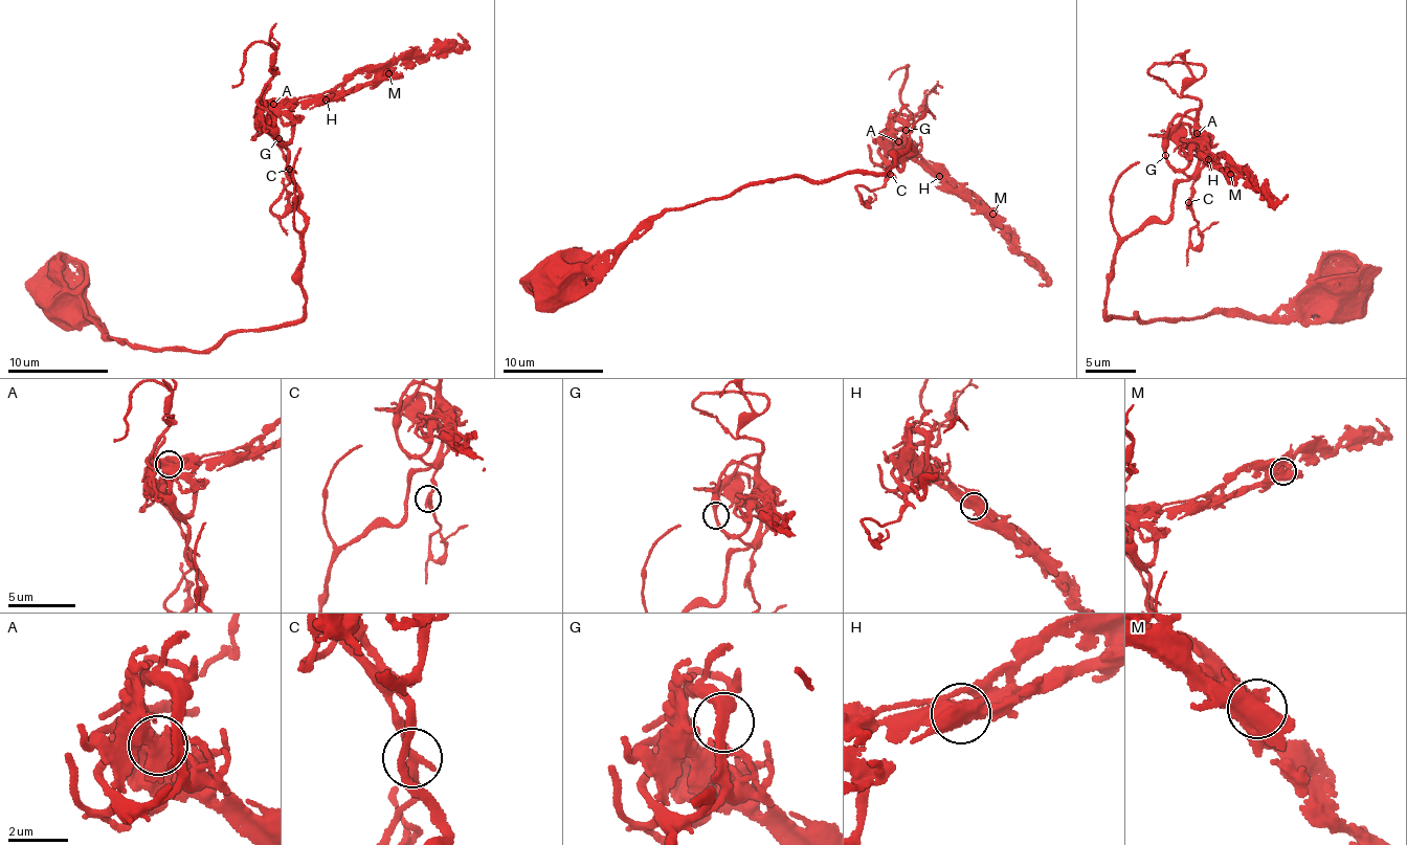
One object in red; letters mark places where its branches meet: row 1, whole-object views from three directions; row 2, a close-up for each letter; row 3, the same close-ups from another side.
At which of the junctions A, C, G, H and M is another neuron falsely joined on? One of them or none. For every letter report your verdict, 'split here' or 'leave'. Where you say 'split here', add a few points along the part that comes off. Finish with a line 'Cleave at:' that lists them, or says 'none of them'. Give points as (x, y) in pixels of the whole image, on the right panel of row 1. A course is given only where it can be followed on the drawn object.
A: leave
C: leave
G: leave
H: leave
M: leave
Cleave at: none of them

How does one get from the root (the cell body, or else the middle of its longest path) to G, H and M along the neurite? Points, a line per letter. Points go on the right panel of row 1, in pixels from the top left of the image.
G: (1340, 290), (1330, 281), (1254, 319), (1107, 320), (1115, 247), (1169, 218), (1188, 176), (1164, 154)
H: (1340, 290), (1330, 281), (1254, 319), (1107, 320), (1115, 247), (1169, 218), (1192, 141), (1208, 159)
M: (1340, 290), (1330, 281), (1254, 319), (1107, 320), (1115, 247), (1169, 218), (1192, 141), (1230, 174)

